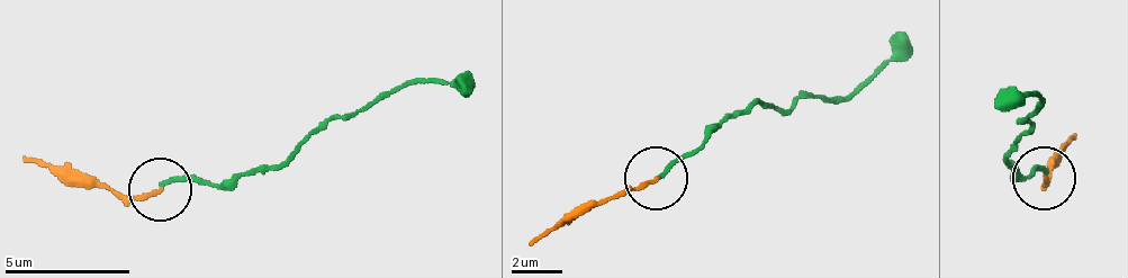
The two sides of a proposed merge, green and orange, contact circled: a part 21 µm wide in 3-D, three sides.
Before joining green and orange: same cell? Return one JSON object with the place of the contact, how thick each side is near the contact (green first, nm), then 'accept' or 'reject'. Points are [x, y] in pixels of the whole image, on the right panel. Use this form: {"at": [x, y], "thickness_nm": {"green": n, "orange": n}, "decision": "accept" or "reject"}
{"at": [1044, 178], "thickness_nm": {"green": 160, "orange": 180}, "decision": "reject"}

